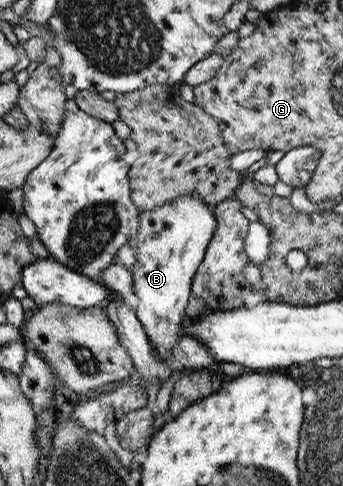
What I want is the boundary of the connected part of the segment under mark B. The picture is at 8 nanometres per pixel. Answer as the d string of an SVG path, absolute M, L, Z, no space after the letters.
M187 192L174 203L165 203L163 206L139 211L139 213L142 216L142 229L138 231L138 237L135 238L134 248L137 253L137 262L132 270L133 287L135 287L135 295L139 302L134 311L143 324L143 330L150 337L151 346L157 351L157 356L163 362L172 362L175 365L174 349L184 335L182 332L183 318L186 317L187 302L193 295L194 275L198 273L205 258L207 246L218 229L218 220L215 219L213 208L195 192Z

